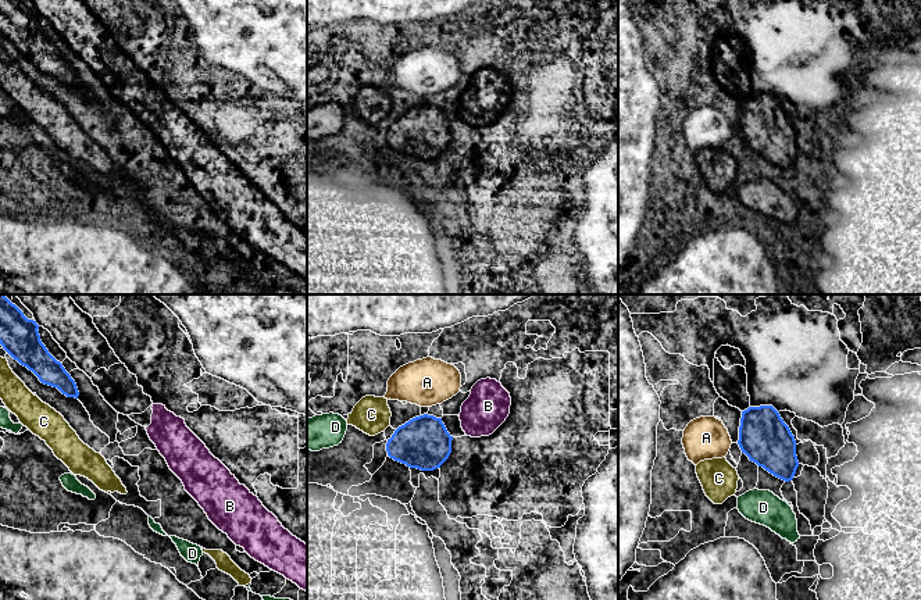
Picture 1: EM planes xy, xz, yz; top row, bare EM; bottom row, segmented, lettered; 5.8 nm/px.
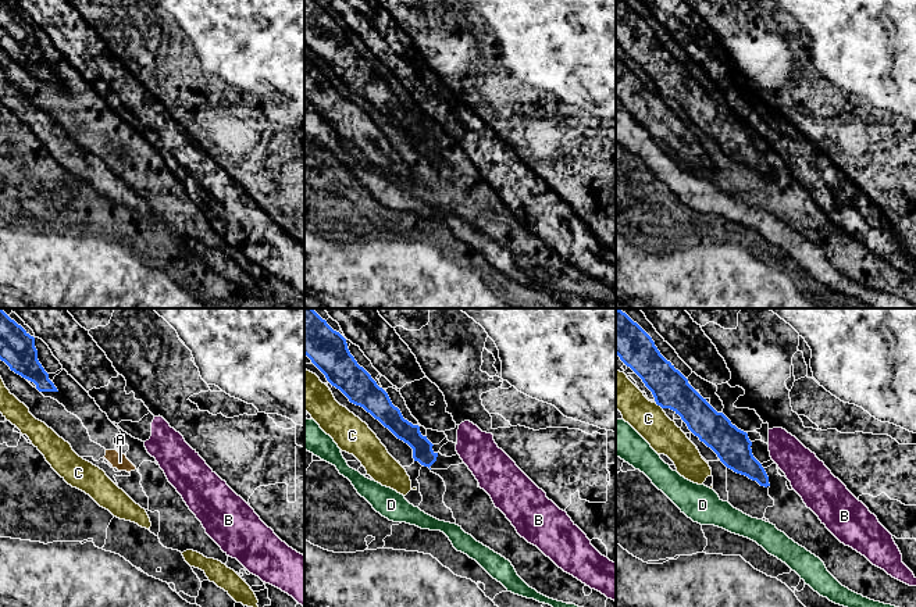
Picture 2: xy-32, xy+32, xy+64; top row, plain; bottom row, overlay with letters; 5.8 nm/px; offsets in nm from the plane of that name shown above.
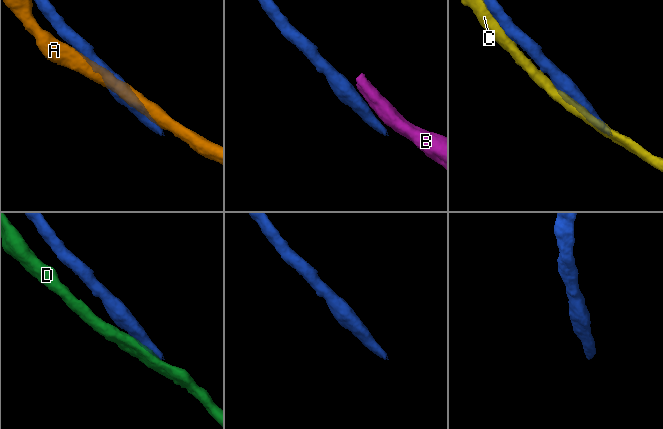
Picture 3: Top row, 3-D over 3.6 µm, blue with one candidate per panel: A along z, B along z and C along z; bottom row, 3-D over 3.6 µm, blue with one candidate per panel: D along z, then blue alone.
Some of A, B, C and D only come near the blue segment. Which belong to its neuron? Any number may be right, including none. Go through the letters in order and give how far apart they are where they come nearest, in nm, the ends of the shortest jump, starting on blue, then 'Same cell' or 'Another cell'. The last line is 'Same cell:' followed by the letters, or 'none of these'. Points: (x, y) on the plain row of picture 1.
A: Distance 40 nm. Across: yz (738, 129), (731, 129). Another cell
B: Distance 80 nm. Across: xz (452, 125), (463, 118). Another cell
C: Distance 30 nm. Across: xy (10, 43), (6, 47). Another cell
D: Distance 90 nm. Across: yz (777, 165), (768, 179). Another cell
Same cell: none of these

